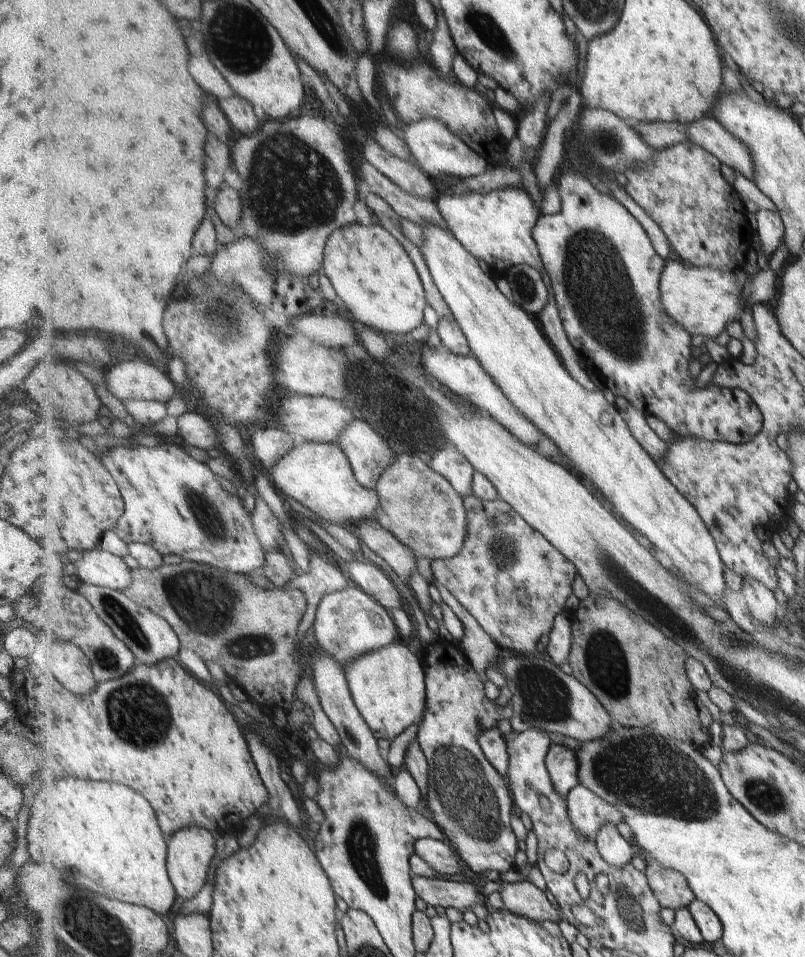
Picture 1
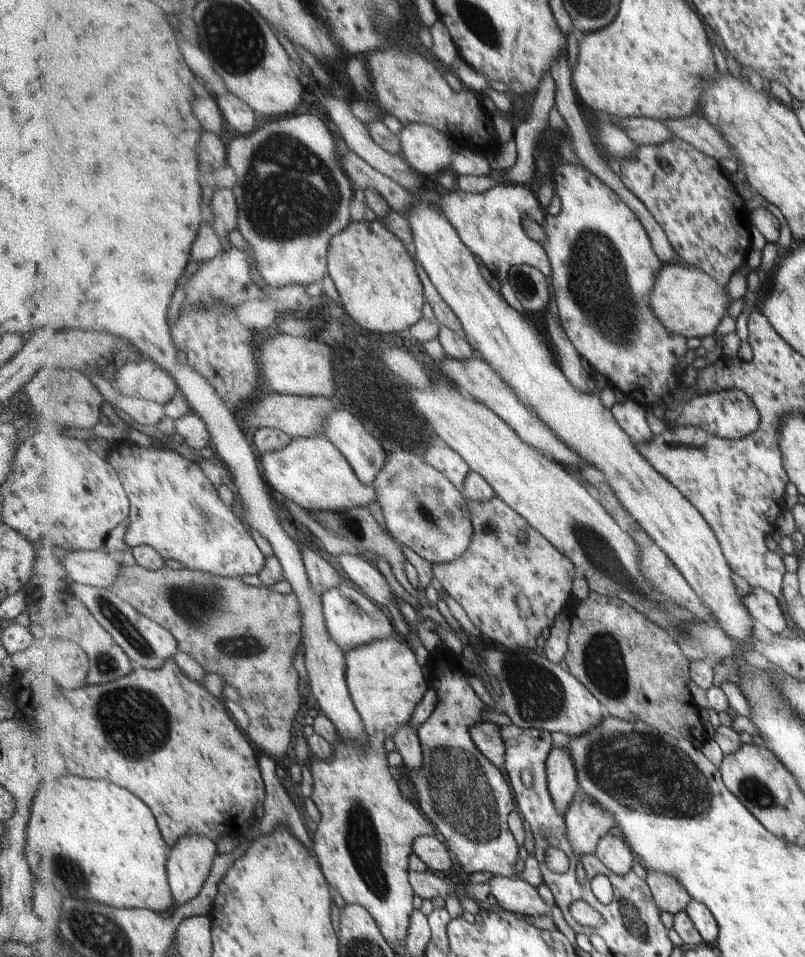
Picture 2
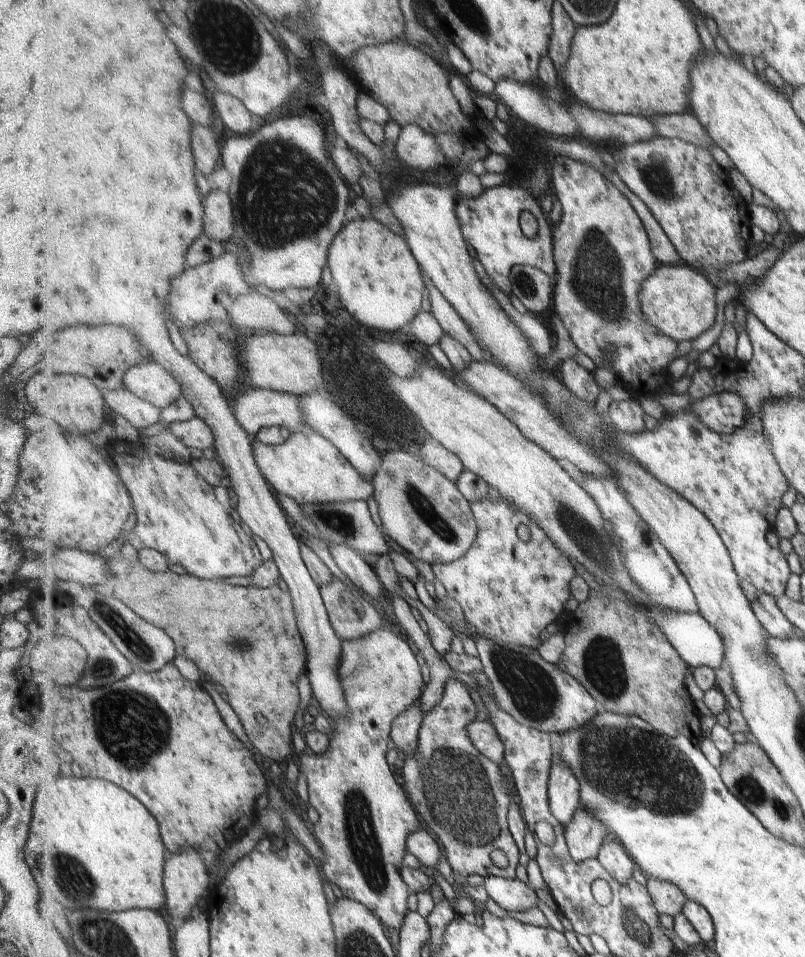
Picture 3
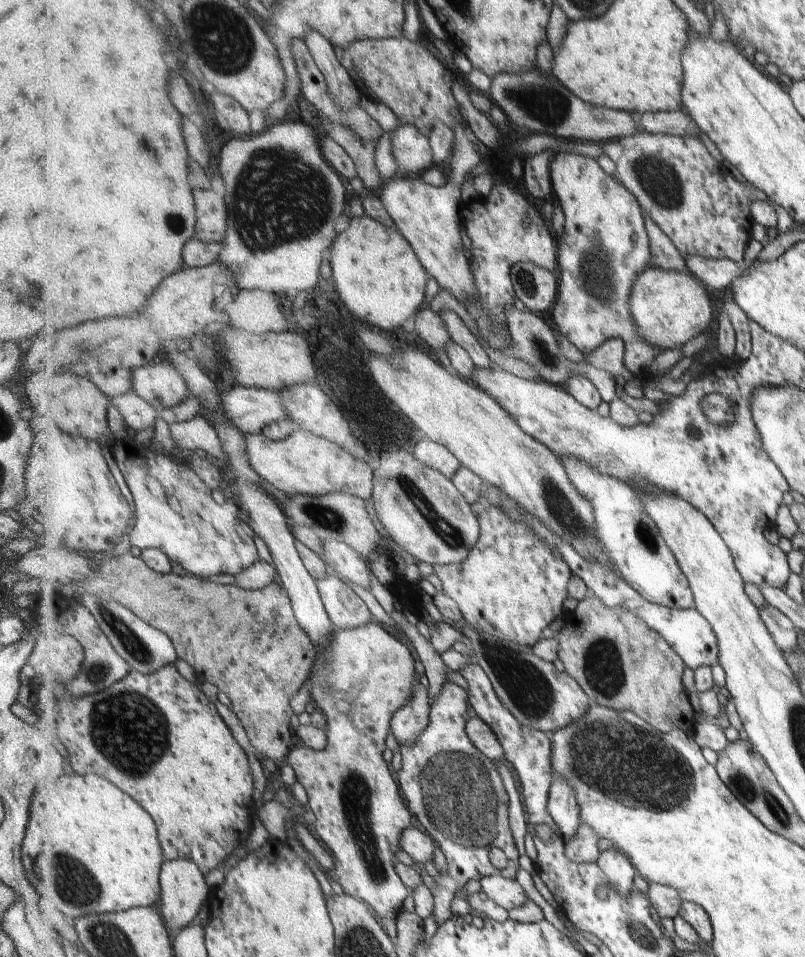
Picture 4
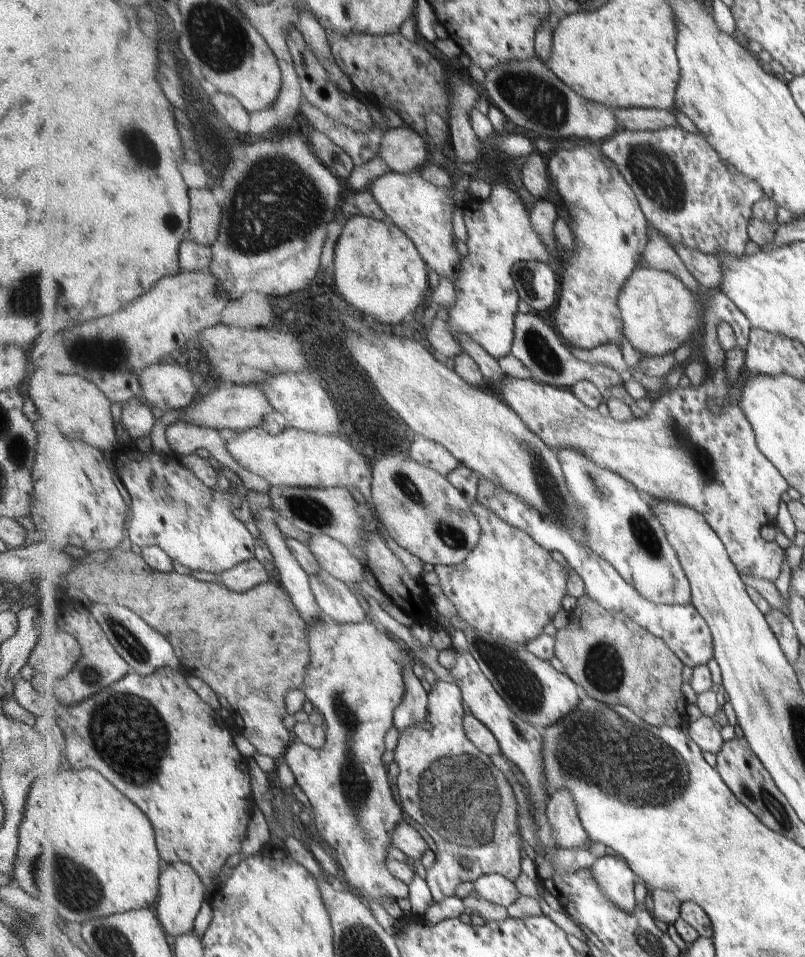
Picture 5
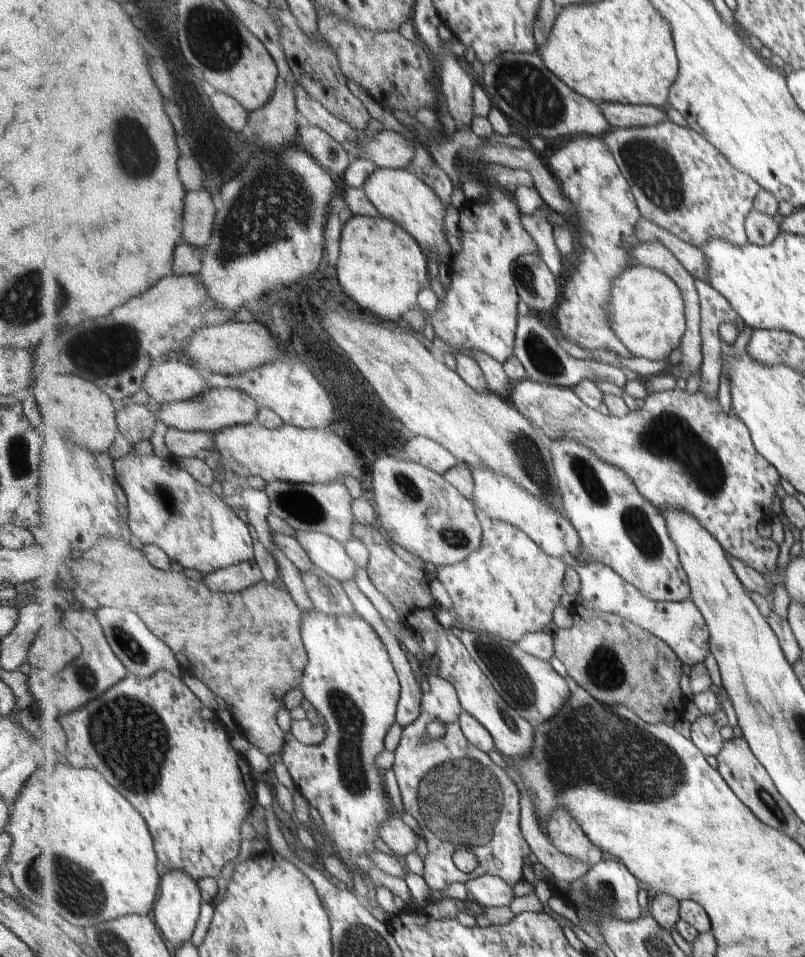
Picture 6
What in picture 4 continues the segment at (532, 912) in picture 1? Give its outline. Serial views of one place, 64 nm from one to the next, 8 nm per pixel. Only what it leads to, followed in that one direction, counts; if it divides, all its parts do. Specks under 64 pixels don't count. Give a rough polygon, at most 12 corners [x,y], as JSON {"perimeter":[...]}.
{"perimeter":[[484,877],[480,886],[488,899],[507,911],[529,900],[517,880]]}

